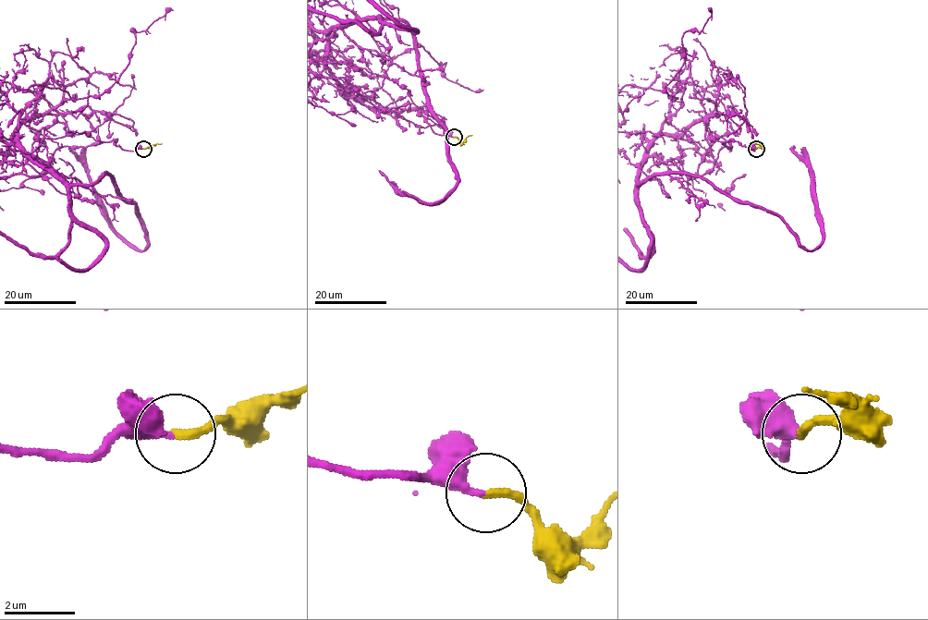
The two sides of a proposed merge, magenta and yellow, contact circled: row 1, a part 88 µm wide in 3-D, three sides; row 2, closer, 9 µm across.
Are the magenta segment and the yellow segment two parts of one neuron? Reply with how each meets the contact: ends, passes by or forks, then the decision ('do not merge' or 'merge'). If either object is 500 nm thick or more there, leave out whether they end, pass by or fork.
magenta ends there; yellow ends there; merge

